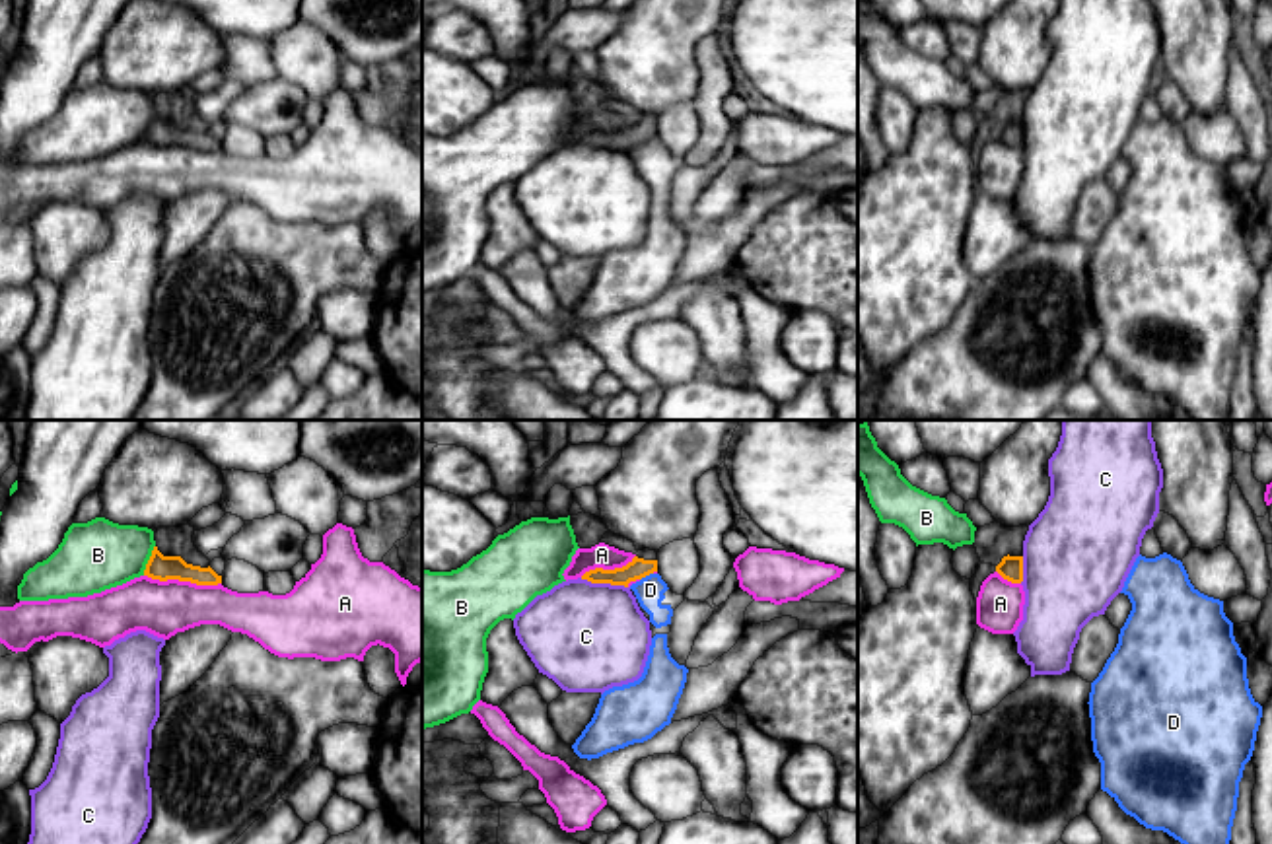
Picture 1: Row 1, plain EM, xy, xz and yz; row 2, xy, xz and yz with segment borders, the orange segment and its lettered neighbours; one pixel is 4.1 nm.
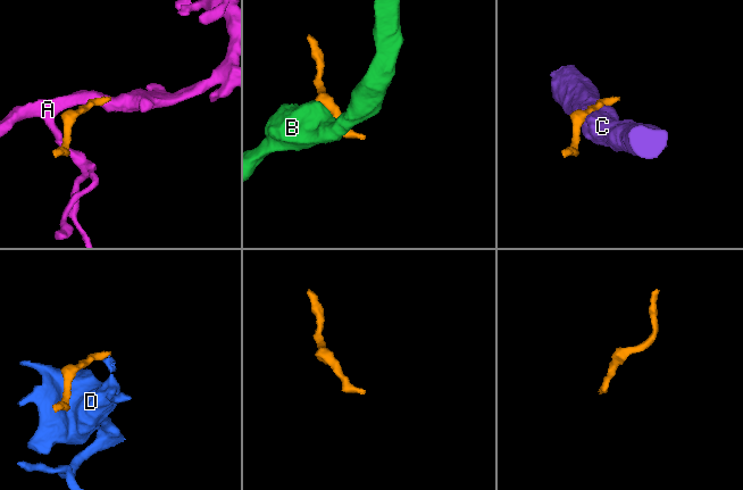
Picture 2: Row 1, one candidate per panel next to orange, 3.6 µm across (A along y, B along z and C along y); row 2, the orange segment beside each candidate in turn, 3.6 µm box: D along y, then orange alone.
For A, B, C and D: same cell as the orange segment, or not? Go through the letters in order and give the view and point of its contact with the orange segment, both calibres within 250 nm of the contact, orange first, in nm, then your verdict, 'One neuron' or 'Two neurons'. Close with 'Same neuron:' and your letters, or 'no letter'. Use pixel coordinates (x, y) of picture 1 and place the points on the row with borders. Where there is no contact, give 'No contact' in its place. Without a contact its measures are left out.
A: Touches orange at xy (183, 580). Thickness 100 nm (orange) against 220 nm. Two neurons
B: Touches orange at xy (148, 561). Thickness 100 nm (orange) against 280 nm. Two neurons
C: Touches orange at xz (603, 582). Thickness 90 nm (orange) against 460 nm. Two neurons
D: Touches orange at xz (646, 574). Thickness 90 nm (orange) against 120 nm. Two neurons
Same neuron: no letter

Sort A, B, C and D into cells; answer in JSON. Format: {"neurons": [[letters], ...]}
{"neurons": [["A"], ["B"], ["C"], ["D"]]}

